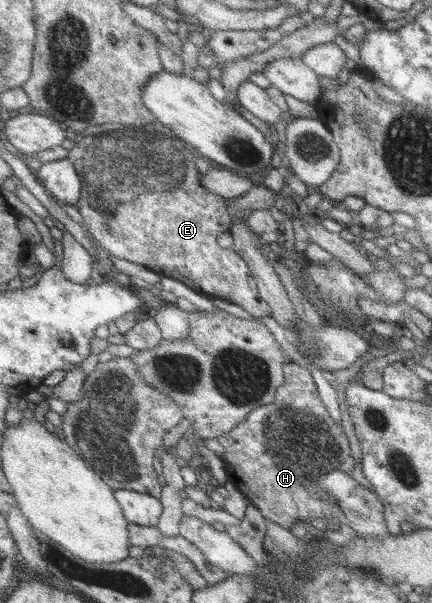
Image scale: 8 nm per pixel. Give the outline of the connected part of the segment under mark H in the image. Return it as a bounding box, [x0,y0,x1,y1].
[218,361,390,539]

